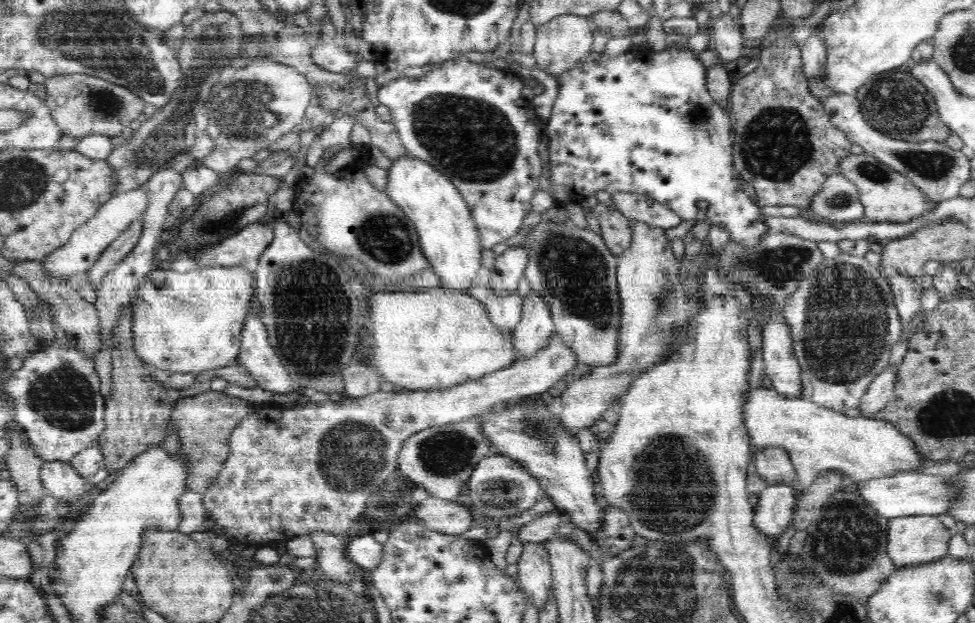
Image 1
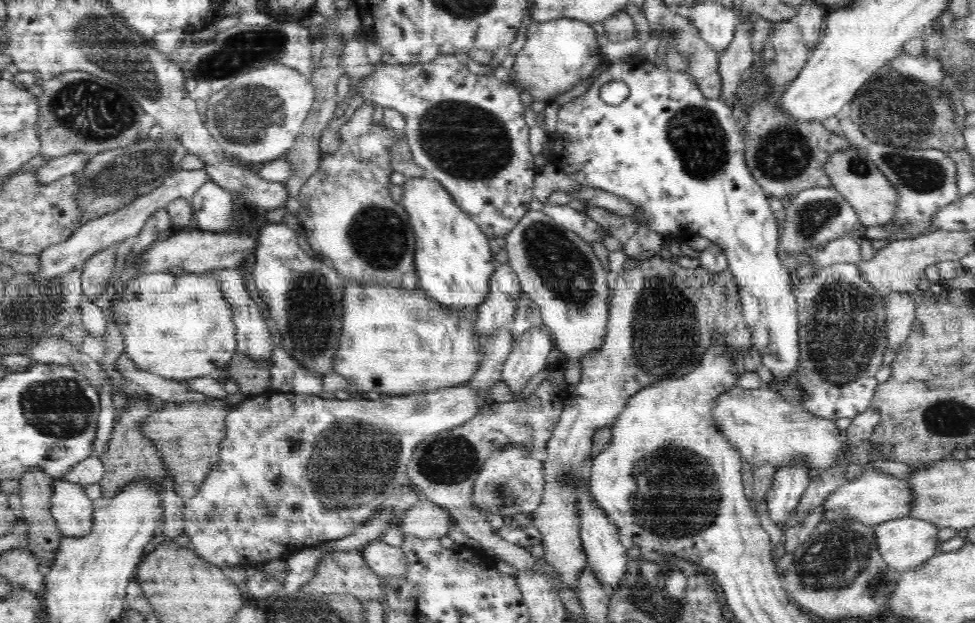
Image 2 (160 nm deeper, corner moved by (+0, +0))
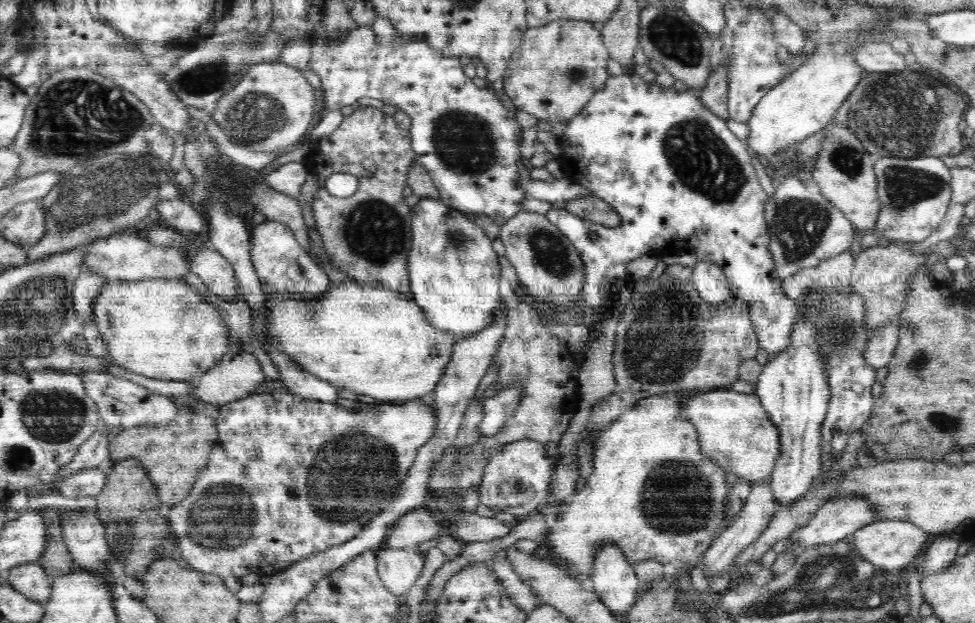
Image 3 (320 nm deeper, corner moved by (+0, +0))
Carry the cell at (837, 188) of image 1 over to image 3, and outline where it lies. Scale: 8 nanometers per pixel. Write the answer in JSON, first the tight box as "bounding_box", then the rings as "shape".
{"bounding_box":[766,178,856,282],"shape":[[[798,178],[784,180],[766,201],[766,219],[770,253],[774,259],[774,276],[783,282],[804,268],[818,266],[843,251],[856,249],[855,226],[826,197],[815,183],[802,183]]]}

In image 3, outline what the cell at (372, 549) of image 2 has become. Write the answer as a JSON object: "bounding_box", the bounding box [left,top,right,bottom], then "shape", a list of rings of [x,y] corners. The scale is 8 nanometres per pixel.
{"bounding_box":[376,548,424,600],"shape":[[[376,548],[378,574],[384,587],[401,600],[414,586],[424,566],[424,555],[413,549]]]}

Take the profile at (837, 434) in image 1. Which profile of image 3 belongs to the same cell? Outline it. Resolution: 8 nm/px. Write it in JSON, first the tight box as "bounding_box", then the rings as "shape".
{"bounding_box":[681,388,781,480],"shape":[[[717,388],[683,400],[681,416],[694,425],[702,456],[713,460],[726,472],[747,480],[769,480],[781,453],[779,430],[756,395]]]}

